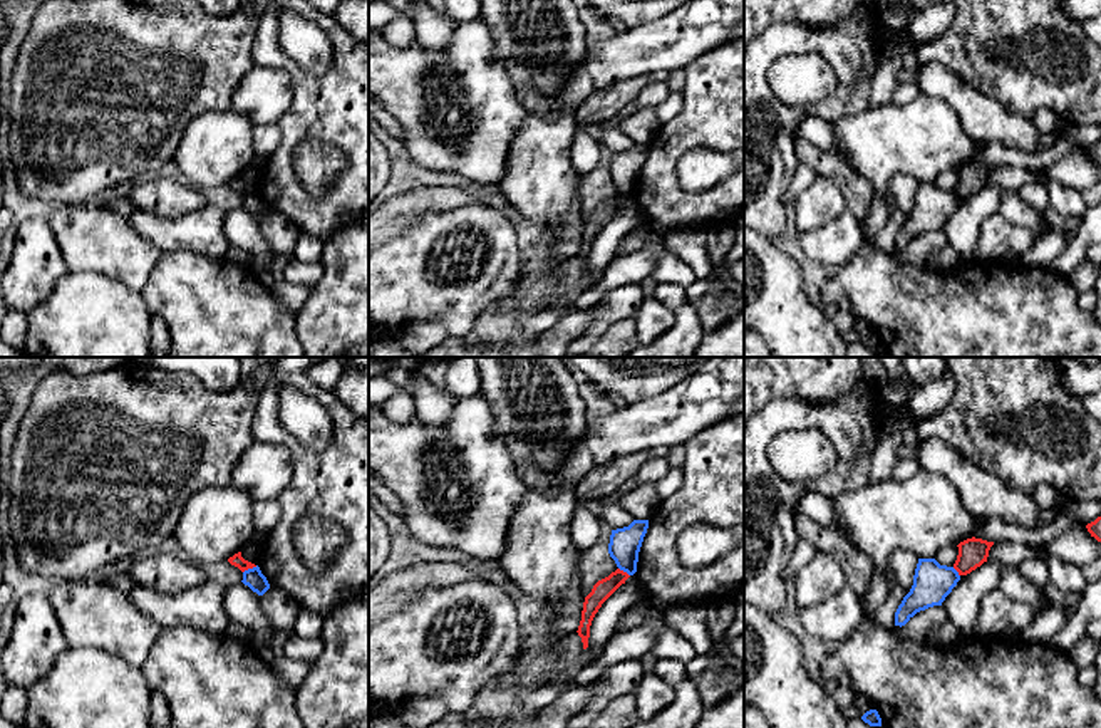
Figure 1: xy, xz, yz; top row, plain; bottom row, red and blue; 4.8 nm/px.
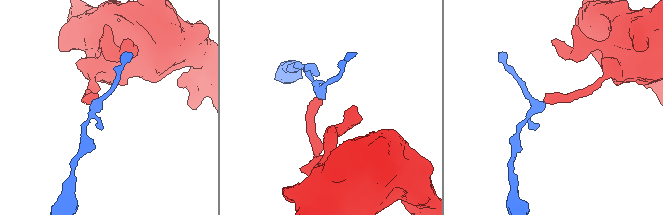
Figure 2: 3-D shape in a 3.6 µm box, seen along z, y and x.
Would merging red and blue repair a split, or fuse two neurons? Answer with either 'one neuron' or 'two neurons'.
two neurons

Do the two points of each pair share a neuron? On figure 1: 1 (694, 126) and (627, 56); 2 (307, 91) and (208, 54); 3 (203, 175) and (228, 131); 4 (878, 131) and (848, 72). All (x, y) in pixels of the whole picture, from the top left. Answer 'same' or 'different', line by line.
1: different
2: different
3: same
4: different

